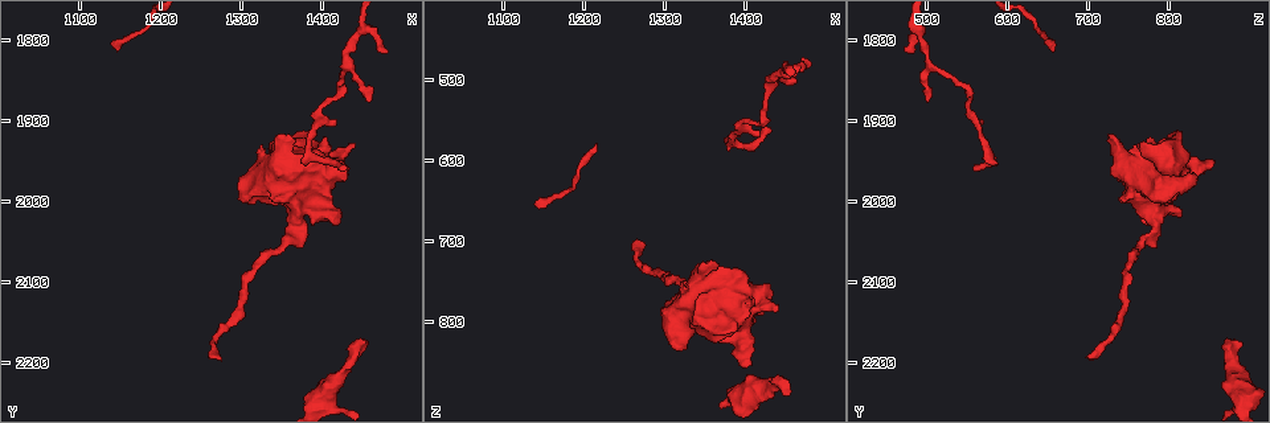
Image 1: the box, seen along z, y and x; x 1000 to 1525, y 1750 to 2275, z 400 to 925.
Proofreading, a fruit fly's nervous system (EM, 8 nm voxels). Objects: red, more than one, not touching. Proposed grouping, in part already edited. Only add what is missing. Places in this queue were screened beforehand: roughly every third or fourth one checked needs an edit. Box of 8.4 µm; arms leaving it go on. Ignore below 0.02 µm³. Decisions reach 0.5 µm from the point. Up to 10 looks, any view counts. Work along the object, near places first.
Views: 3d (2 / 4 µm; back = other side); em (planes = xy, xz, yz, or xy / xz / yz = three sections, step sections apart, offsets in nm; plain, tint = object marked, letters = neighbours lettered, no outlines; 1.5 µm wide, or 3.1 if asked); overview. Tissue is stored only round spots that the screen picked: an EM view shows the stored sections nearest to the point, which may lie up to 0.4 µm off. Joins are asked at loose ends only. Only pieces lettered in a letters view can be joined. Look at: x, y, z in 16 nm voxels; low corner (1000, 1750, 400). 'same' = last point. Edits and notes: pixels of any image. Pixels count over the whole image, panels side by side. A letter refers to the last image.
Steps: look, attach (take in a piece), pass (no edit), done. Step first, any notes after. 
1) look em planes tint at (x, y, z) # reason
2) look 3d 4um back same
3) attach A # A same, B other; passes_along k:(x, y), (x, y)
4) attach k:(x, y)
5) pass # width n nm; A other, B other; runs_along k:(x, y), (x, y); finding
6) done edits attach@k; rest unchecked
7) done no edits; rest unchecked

look em yz step 8 tint at (1275, 2195, 700) # tapers out

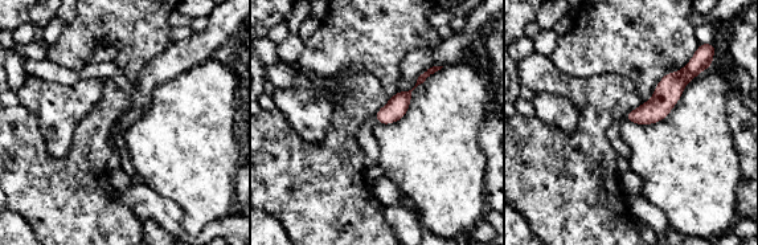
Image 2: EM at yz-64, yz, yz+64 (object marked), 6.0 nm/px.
look em planes letters same

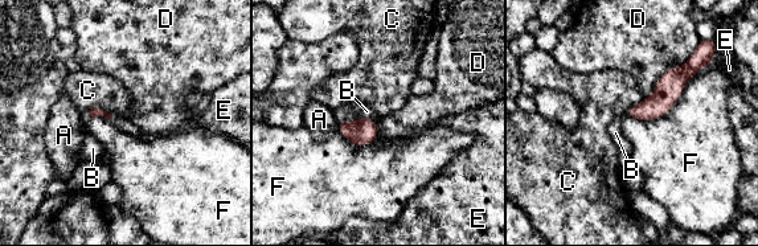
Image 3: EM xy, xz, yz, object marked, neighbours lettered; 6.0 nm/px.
attach B # A other, B same, C other, D other, E other, F other; passes_along 3:(364, 131), (369, 119), (367, 111); it goes on there

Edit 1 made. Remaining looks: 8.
look em planes letters at (1390, 1955, 855) # an open end

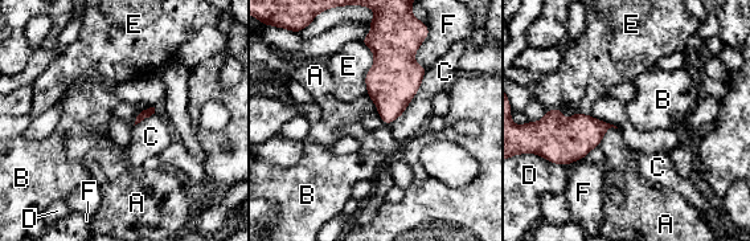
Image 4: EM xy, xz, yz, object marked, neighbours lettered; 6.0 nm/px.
pass # longest_contact C 420 nm; A other, B other, C other, D other, E other, F other; none of them fits

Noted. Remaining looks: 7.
look em planes letters at (1455, 2175, 890) # branch stops here

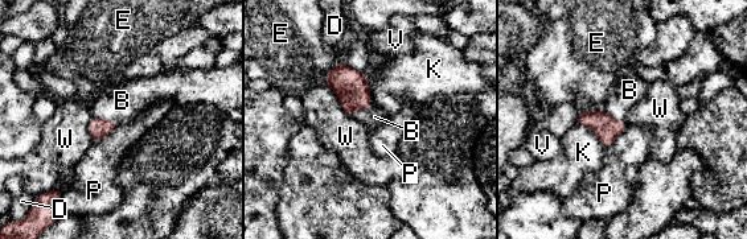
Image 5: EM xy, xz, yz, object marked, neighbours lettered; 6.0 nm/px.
pass # width 120 nm; B other, D other, E other, K other, P other, V other, W other; border 5:(372, 104), (351, 115); none of them fits

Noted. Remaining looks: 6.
look em planes plain at (1480, 1815, 480) # free end

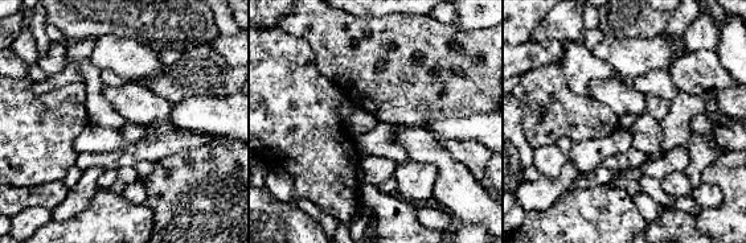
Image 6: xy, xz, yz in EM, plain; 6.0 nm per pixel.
look em planes letters same

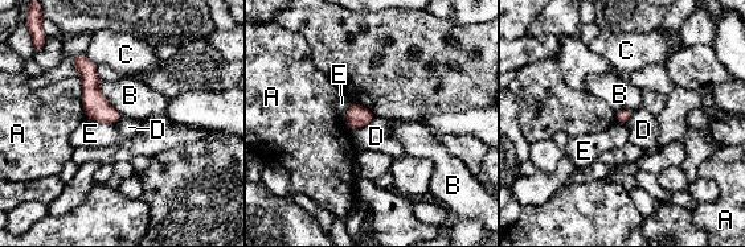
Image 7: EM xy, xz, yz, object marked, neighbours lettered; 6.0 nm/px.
pass # longest_contact B 260 nm; A other, B other, C other, D other, E other; border 7:(376, 116), (367, 124), (351, 131); none of them fits

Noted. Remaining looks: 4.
done edits attach@3; rest unchecked

